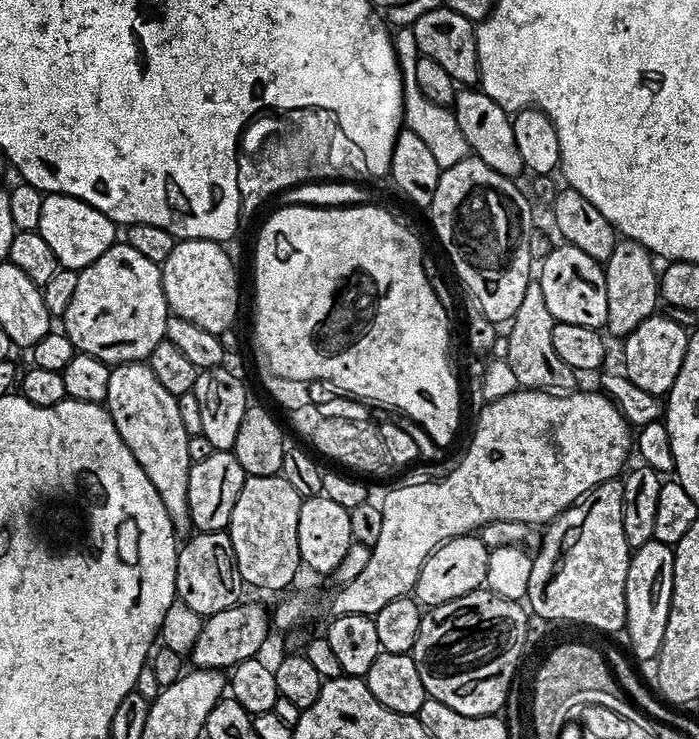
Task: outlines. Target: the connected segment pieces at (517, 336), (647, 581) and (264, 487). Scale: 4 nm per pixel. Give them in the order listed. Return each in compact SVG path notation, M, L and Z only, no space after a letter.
M532 279L526 286L526 294L514 318L507 325L506 333L510 342L507 362L513 367L515 377L521 389L533 388L539 392L559 392L577 387L578 374L554 351L554 326L556 319L546 306L546 298L542 298L542 286L539 279Z
M657 540L646 542L631 553L626 570L626 622L624 628L628 632L628 644L632 647L631 655L637 661L655 661L662 646L662 638L666 635L666 618L670 614L670 602L674 590L674 548L671 544L663 544Z
M282 475L245 476L242 490L238 490L238 502L234 502L234 514L226 529L234 546L234 558L241 581L252 588L265 588L268 592L280 592L293 587L296 571L301 571L302 561L298 550L298 514L302 497Z

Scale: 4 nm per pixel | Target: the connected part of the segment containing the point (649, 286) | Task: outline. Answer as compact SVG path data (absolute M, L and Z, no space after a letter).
M619 239L614 253L604 262L606 278L605 329L617 338L628 336L641 325L646 318L655 315L659 299L659 275L654 268L654 258L648 249L633 240Z

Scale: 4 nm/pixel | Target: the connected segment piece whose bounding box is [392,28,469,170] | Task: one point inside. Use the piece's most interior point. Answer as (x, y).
(437, 126)

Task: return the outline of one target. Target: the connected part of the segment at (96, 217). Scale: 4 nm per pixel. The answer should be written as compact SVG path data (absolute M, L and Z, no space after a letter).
M49 192L43 197L42 222L38 231L46 238L50 250L54 250L54 258L58 258L60 267L77 270L90 266L94 258L102 258L102 254L118 240L118 225L102 214L102 210L61 192Z

